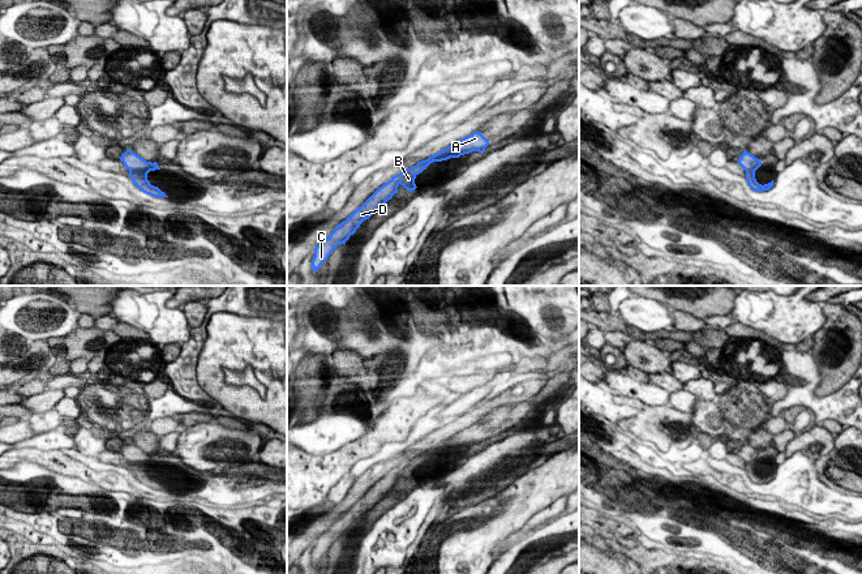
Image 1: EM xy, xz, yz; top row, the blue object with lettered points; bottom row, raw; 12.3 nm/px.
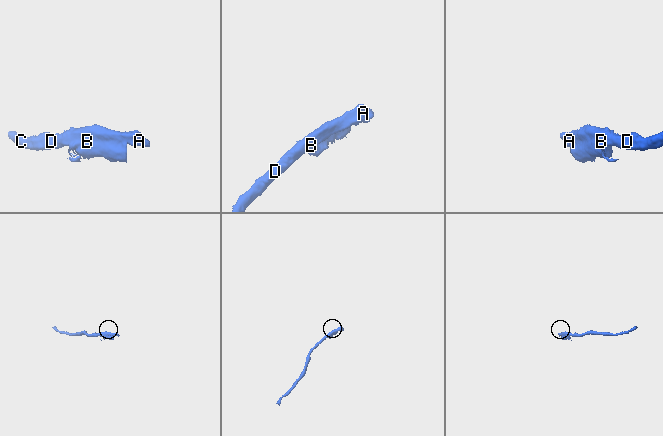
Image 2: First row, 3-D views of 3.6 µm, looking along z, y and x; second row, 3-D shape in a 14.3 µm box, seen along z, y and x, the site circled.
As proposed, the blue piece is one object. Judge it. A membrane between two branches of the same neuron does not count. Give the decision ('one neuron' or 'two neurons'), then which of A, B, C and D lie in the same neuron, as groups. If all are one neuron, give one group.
two neurons; groups A C D / B

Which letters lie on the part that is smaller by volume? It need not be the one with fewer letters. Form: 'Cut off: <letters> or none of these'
Cut off: B

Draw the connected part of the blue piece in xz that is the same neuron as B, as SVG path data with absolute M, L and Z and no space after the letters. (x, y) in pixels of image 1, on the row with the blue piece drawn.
M441 150L439 153L429 157L425 160L419 162L416 166L407 168L406 171L400 172L399 175L395 175L391 177L393 181L396 183L396 185L403 185L407 190L412 192L417 187L415 184L415 179L419 174L421 174L426 167L433 162L442 162L447 160L450 158L455 158L455 153L449 154L445 150Z

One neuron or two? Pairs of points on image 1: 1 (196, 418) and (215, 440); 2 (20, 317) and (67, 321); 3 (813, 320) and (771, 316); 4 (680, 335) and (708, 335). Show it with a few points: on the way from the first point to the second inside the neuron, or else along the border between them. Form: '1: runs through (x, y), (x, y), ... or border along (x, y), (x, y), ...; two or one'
1: border along (208, 422), (200, 422), (189, 427); two
2: runs through (31, 317), (55, 317); one
3: runs through (802, 318), (781, 317); one
4: runs through (686, 335), (702, 335); one

